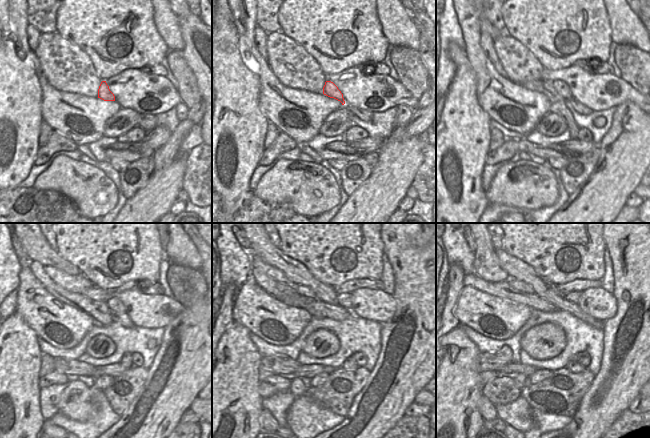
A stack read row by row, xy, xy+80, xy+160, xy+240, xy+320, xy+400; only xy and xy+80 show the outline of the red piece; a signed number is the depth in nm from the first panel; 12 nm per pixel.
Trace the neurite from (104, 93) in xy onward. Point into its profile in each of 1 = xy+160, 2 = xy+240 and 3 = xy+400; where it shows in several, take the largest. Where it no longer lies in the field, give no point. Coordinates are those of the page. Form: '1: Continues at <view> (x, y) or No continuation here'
1: Continues at xy+160 (561, 87)
2: Continues at xy+240 (115, 305)
3: Continues at xy+400 (574, 297)

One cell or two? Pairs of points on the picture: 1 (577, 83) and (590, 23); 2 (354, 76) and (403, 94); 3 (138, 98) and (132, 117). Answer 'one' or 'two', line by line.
1: two
2: one
3: two

